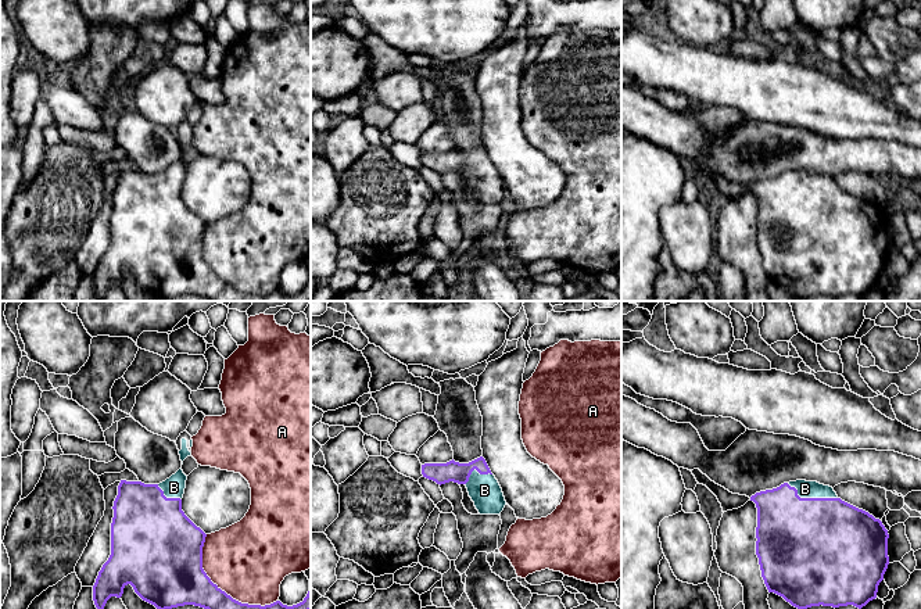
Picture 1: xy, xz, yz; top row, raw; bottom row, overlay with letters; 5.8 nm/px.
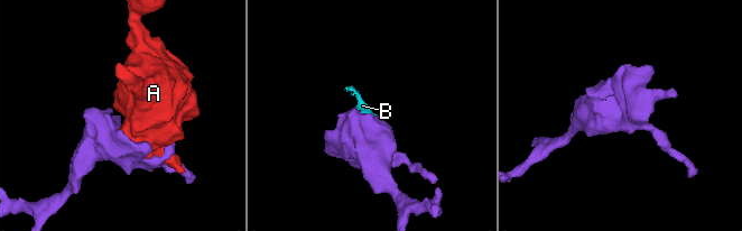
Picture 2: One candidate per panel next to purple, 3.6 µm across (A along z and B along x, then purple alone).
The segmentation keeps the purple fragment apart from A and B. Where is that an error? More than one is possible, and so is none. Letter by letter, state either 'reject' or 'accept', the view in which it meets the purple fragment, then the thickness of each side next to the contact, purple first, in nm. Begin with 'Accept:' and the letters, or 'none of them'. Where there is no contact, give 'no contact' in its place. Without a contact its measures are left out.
Accept: B
A: reject | xy | 320/460 nm
B: accept | yz | 500/100 nm

